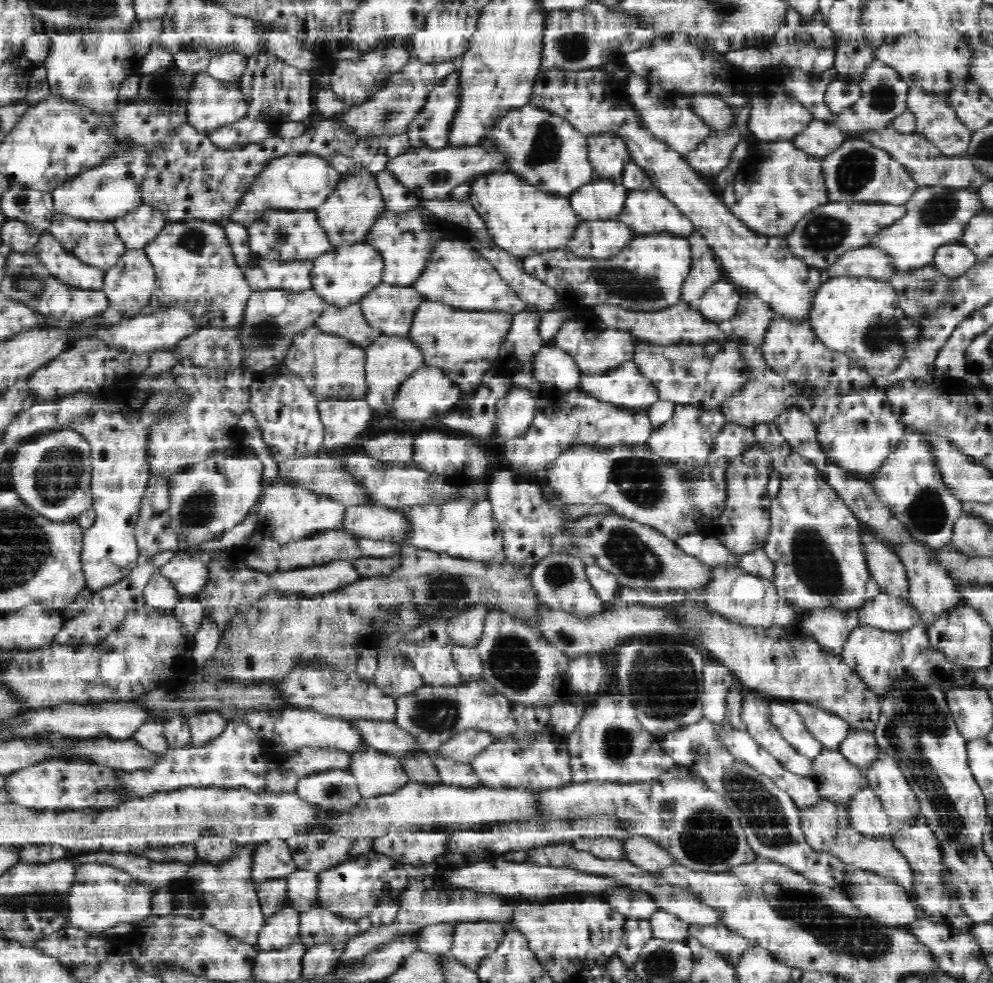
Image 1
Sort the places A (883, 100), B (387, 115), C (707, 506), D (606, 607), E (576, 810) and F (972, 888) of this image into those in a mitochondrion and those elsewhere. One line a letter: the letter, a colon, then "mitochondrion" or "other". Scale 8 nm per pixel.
A: mitochondrion
B: mitochondrion
C: other
D: other
E: other
F: mitochondrion

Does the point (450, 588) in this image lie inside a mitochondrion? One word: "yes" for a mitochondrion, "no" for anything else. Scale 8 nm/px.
yes

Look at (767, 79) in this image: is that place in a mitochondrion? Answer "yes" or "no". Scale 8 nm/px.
no

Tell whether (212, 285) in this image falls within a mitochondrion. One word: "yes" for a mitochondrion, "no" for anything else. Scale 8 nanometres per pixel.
no

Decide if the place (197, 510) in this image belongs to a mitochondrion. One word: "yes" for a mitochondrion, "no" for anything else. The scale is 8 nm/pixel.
yes

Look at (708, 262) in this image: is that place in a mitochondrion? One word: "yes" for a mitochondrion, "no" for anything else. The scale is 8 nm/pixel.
no

